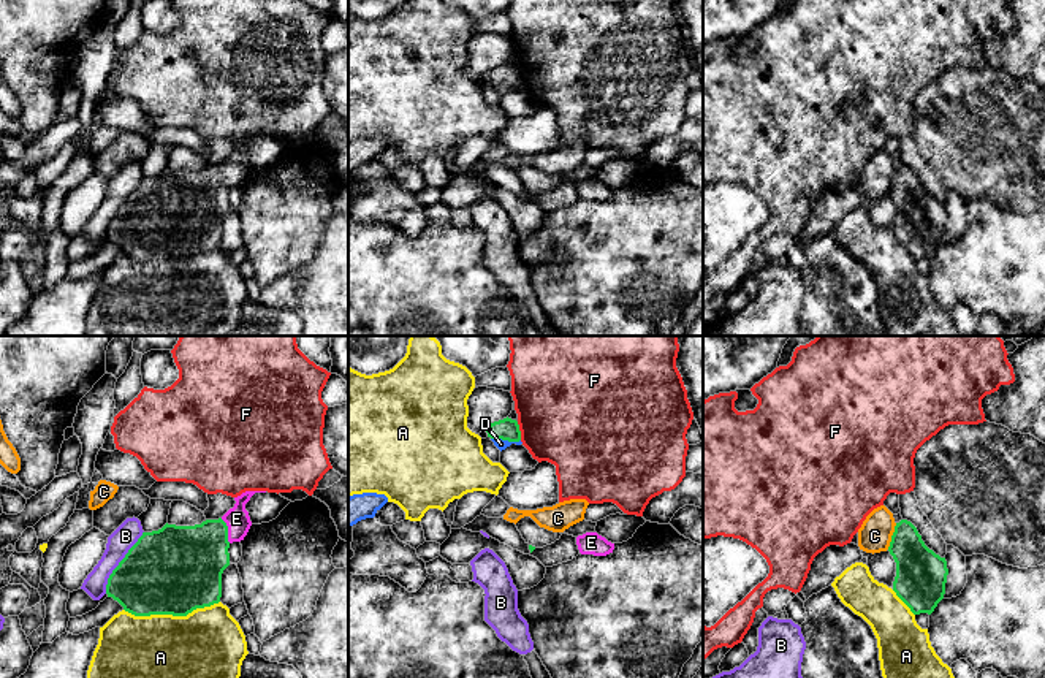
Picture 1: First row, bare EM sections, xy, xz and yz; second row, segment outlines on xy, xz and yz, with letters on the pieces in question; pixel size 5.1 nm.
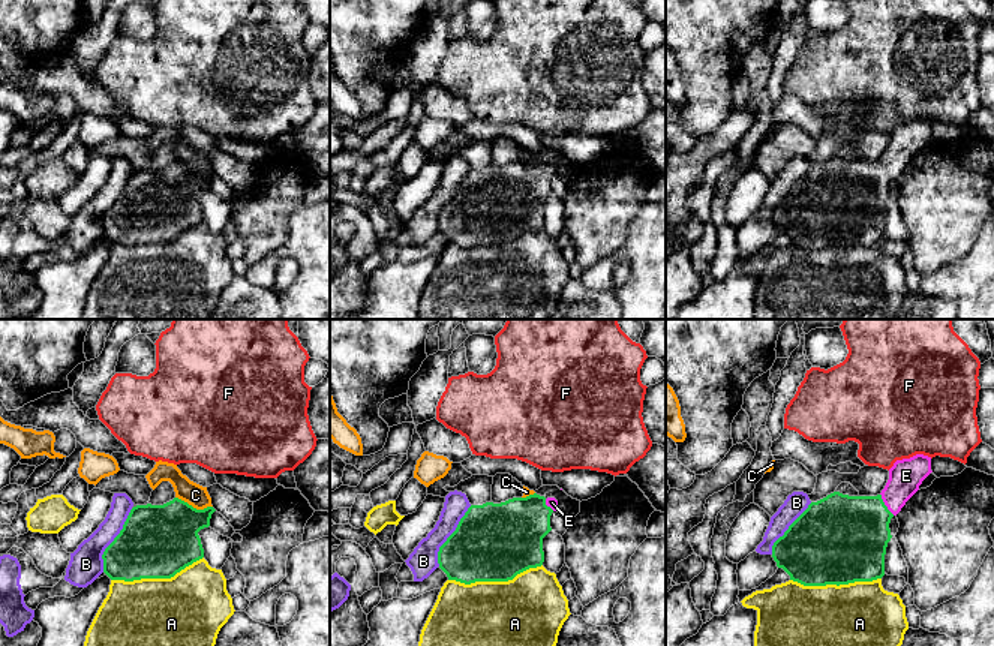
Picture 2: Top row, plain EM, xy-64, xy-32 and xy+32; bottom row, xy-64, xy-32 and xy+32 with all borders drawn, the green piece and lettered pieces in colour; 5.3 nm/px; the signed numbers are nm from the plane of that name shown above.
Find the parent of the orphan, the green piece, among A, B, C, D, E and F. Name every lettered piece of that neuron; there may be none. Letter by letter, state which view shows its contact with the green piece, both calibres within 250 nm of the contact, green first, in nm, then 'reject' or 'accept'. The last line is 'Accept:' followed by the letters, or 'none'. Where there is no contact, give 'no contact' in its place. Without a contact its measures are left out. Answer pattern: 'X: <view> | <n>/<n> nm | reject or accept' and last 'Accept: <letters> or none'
A: xy | 440/480 nm | reject
B: xy | 440/120 nm | reject
C: yz | 260/170 nm | reject
D: xz | 110/50 nm | reject
E: xy | 360/120 nm | accept
F: xz | 110/500 nm | reject
Accept: E

